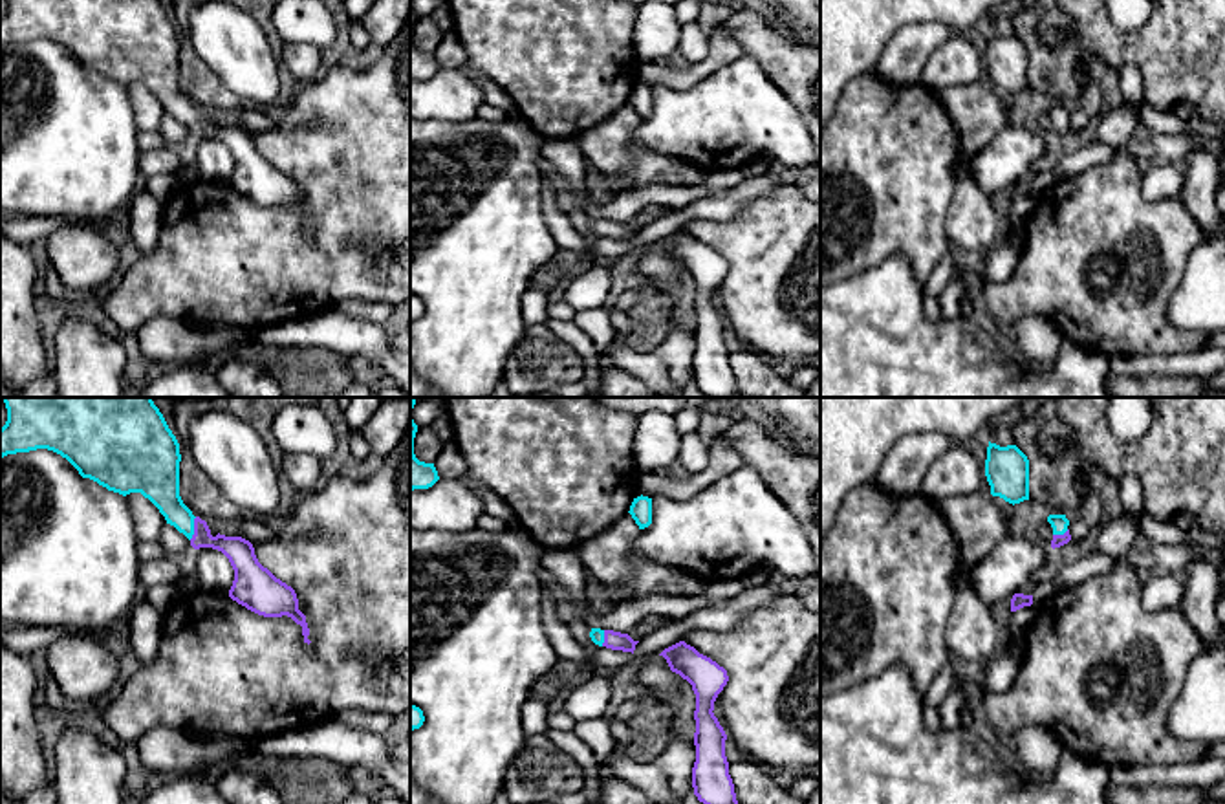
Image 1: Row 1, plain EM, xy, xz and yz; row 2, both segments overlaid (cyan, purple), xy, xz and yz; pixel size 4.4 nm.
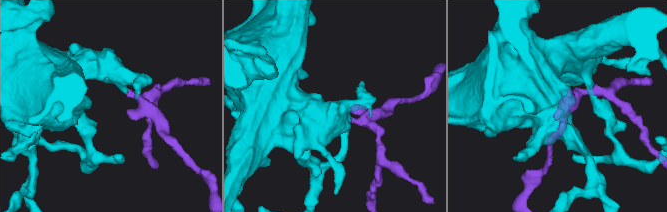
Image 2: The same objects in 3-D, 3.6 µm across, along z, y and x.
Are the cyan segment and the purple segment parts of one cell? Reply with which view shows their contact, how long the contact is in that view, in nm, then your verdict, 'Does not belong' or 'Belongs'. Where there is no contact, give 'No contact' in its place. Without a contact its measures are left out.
Touches cyan in xy. Shared border 110 nm. Belongs

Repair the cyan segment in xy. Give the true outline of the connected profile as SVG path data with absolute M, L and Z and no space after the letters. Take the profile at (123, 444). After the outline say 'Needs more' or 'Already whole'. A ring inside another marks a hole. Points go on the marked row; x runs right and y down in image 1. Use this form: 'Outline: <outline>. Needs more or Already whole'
Outline: M4 397L4 403L7 421L0 429L0 458L48 449L66 458L82 478L90 478L108 491L123 496L141 493L159 509L167 524L190 540L194 549L212 548L229 559L234 570L229 590L233 601L264 617L291 617L302 626L304 643L311 643L295 590L258 562L253 544L242 537L220 533L212 537L207 522L194 516L183 504L179 443L152 397Z. Needs more

